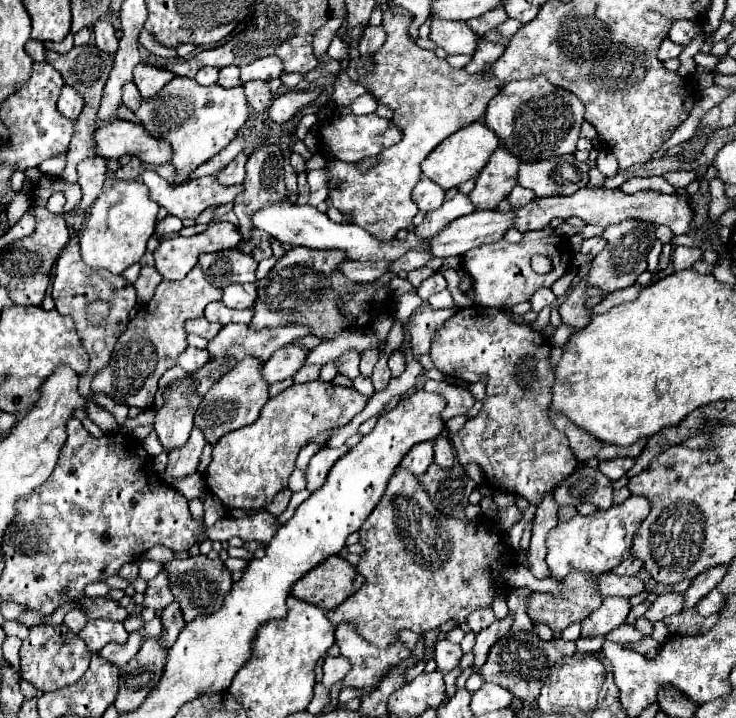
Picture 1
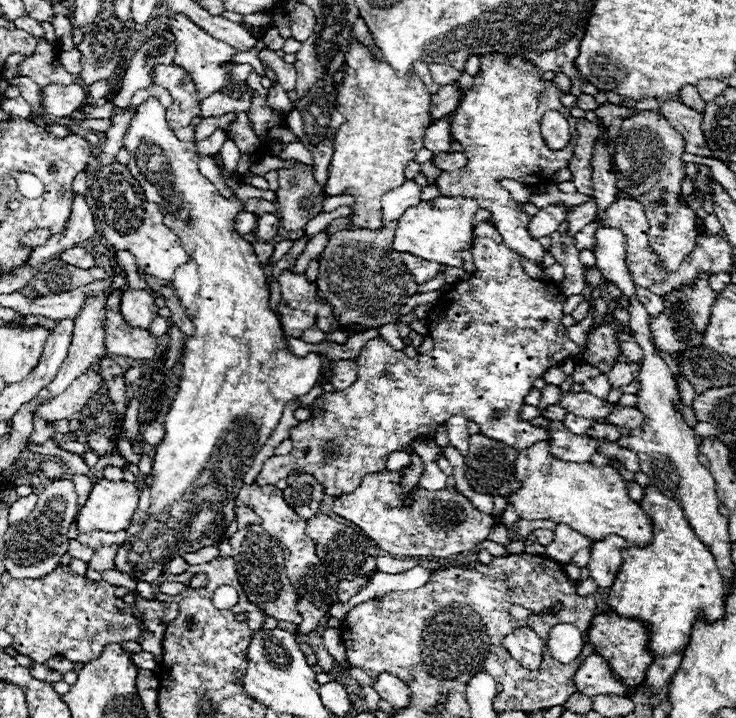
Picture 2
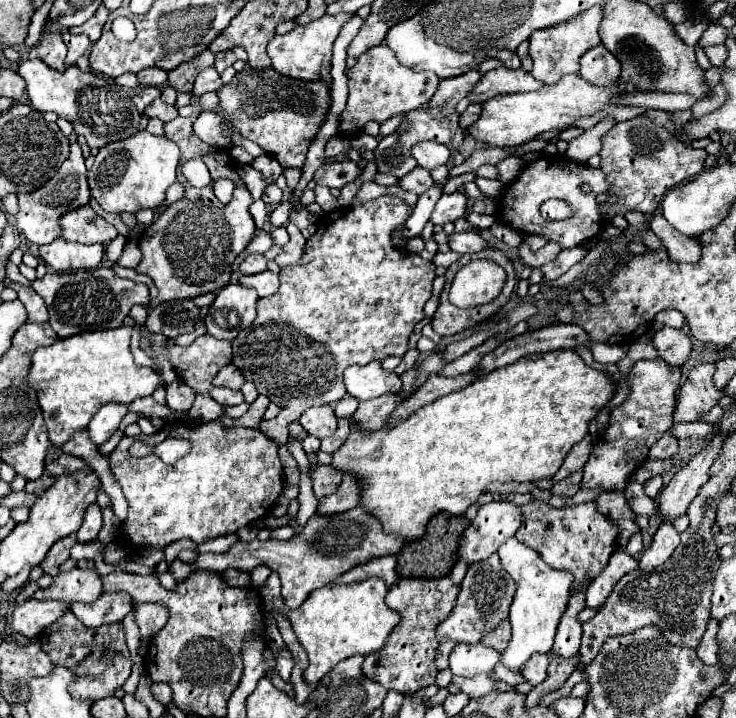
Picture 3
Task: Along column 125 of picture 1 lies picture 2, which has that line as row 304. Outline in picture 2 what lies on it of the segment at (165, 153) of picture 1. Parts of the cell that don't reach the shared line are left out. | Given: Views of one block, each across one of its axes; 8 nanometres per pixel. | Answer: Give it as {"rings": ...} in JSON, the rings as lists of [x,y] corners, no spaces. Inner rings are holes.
{"rings":[[[126,290],[122,294],[120,312],[132,328],[148,330],[150,324],[154,322],[154,318],[158,316],[158,306],[156,306],[156,300],[150,292],[146,292],[146,290]]]}

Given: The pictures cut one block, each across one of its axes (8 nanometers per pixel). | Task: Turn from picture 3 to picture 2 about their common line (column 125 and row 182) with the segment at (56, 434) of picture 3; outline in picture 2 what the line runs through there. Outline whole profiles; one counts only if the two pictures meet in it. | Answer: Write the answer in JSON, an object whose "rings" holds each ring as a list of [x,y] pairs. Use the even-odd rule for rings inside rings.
{"rings":[[[352,40],[350,50],[346,54],[346,66],[350,68],[344,76],[344,84],[338,92],[336,108],[346,118],[346,122],[338,128],[334,136],[334,154],[328,168],[328,182],[326,182],[326,194],[338,196],[346,188],[354,196],[354,204],[350,204],[352,214],[346,216],[348,222],[354,228],[368,228],[368,230],[380,230],[382,228],[382,206],[380,198],[388,190],[402,186],[406,180],[404,168],[410,160],[416,158],[418,150],[424,148],[424,132],[432,124],[430,118],[430,106],[432,98],[426,90],[426,86],[420,82],[420,78],[414,72],[408,72],[404,78],[398,78],[394,70],[386,62],[376,62],[366,46]]]}

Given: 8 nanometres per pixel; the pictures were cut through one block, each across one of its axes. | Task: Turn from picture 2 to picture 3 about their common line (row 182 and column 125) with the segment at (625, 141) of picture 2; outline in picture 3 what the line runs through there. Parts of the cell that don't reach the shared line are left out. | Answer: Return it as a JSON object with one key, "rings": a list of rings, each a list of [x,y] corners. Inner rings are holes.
{"rings":[[[66,612],[62,618],[46,626],[46,630],[42,630],[40,644],[54,664],[66,666],[74,672],[74,680],[70,682],[68,692],[76,700],[94,702],[112,696],[116,688],[120,688],[132,672],[132,662],[124,638],[122,622],[104,624],[98,628],[86,628],[72,612]]]}

